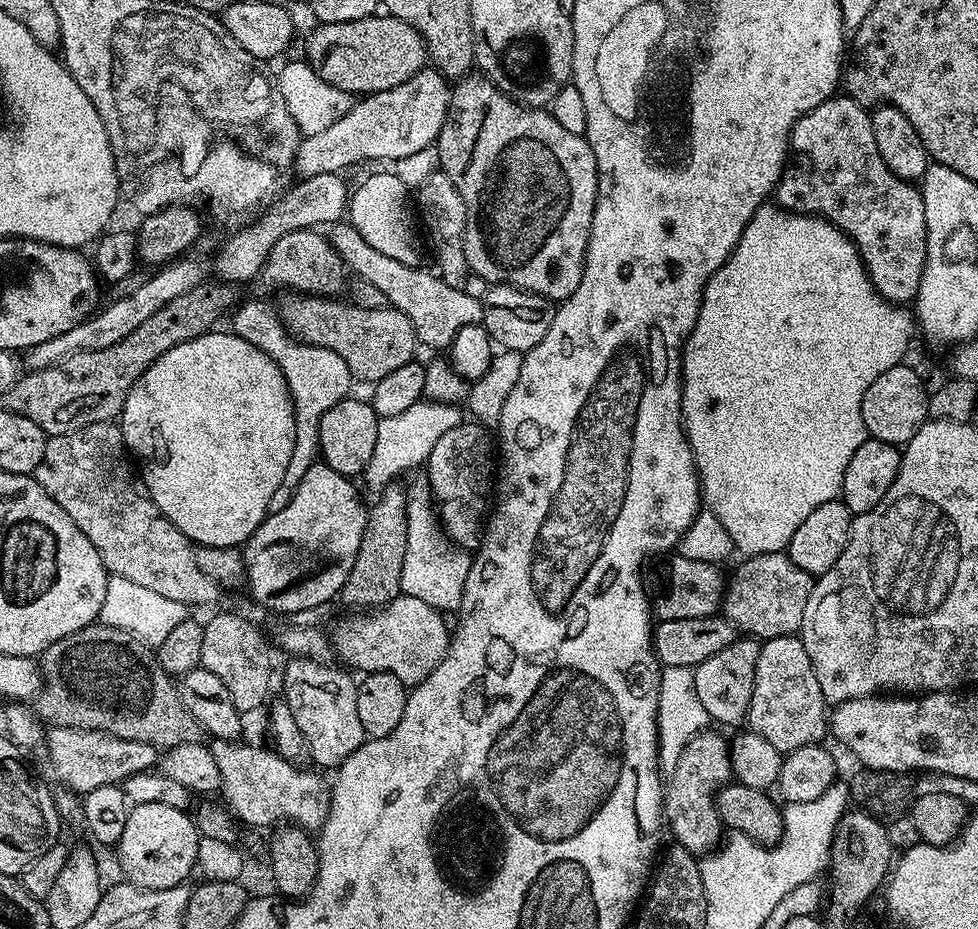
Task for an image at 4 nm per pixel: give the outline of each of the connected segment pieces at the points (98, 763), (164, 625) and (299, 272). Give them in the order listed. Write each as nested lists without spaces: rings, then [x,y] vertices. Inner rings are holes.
[[[52,728],[49,733],[46,736],[48,760],[57,778],[77,794],[98,790],[98,786],[107,784],[123,785],[128,777],[139,772],[151,772],[158,764],[158,750],[146,742],[130,742],[130,738],[73,728]]]
[[[109,575],[106,586],[106,598],[102,602],[102,610],[98,617],[99,623],[126,630],[136,636],[142,643],[155,650],[182,621],[189,619],[189,605],[174,602],[174,598],[165,598],[154,590],[148,589],[144,582],[131,575]]]
[[[303,229],[298,231],[291,231],[290,234],[283,235],[278,239],[270,254],[267,255],[267,259],[264,262],[263,270],[260,272],[256,280],[256,286],[262,294],[268,294],[270,290],[276,288],[288,288],[284,290],[291,290],[300,294],[313,294],[328,296],[337,295],[337,292],[343,282],[344,276],[346,277],[346,265],[341,256],[333,250],[333,246],[327,240],[325,235],[322,235],[319,231],[313,229]]]

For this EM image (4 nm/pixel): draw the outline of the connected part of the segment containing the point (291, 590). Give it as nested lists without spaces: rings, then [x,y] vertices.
[[[317,462],[310,466],[310,470],[306,470],[306,478],[302,478],[302,482],[298,486],[298,490],[294,494],[294,498],[290,498],[290,502],[286,506],[286,510],[278,510],[265,516],[264,521],[254,530],[254,534],[243,545],[244,554],[244,574],[246,577],[246,588],[250,591],[251,599],[255,600],[261,609],[269,608],[272,612],[308,612],[311,608],[320,608],[327,600],[336,600],[339,597],[342,586],[348,580],[350,570],[354,566],[354,558],[358,554],[358,546],[362,542],[362,534],[364,527],[368,521],[368,512],[366,504],[360,501],[360,496],[356,493],[356,488],[349,477],[338,474],[338,470],[334,470],[329,464]]]

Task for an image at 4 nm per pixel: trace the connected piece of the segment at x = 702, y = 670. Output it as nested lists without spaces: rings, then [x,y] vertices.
[[[737,638],[726,650],[718,650],[718,654],[706,658],[706,662],[697,664],[690,683],[698,692],[698,702],[706,706],[706,717],[709,721],[717,720],[720,724],[741,724],[745,723],[750,706],[750,698],[754,694],[754,666],[758,666],[758,654],[760,653],[761,641],[755,638]]]

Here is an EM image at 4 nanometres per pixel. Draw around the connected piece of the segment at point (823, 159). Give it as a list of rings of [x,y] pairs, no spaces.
[[[837,94],[822,102],[822,106],[814,106],[814,110],[810,110],[794,125],[790,159],[776,186],[774,200],[787,211],[838,222],[840,231],[847,232],[852,237],[852,243],[859,248],[860,257],[864,259],[876,291],[897,306],[915,301],[920,293],[928,253],[924,194],[915,183],[898,178],[890,166],[882,162],[882,154],[878,154],[878,142],[874,142],[872,117],[865,105],[847,94]]]

